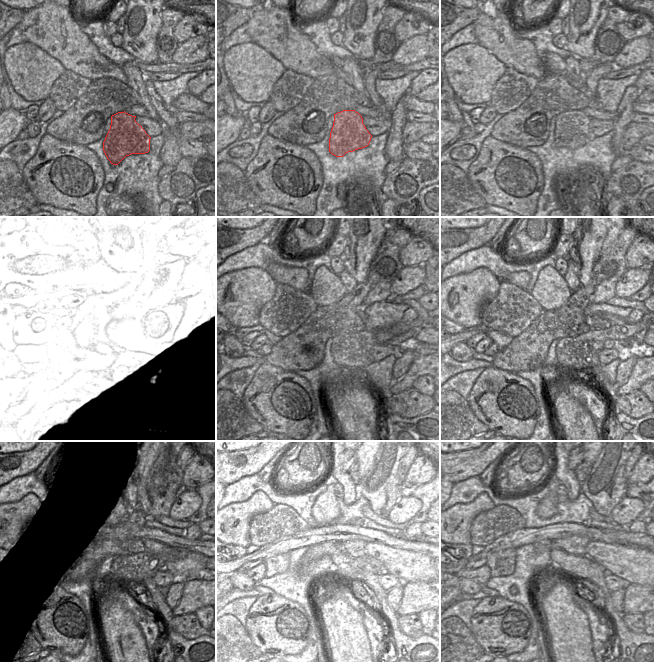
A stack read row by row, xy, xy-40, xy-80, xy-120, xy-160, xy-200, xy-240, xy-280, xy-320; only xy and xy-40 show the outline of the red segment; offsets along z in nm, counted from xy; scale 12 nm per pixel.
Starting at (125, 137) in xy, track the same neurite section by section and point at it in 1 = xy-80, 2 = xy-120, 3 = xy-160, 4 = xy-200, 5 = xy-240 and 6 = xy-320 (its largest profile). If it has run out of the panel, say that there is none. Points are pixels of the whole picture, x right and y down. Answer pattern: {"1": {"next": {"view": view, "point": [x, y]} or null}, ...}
{"1": {"next": {"view": "xy-80", "point": [572, 131]}}, "2": {"next": {"view": "xy-120", "point": [126, 351]}}, "3": {"next": {"view": "xy-160", "point": [352, 351]}}, "4": {"next": {"view": "xy-200", "point": [581, 352]}}, "5": {"next": {"view": "xy-240", "point": [127, 573]}}, "6": {"next": {"view": "xy-320", "point": [571, 575]}}}

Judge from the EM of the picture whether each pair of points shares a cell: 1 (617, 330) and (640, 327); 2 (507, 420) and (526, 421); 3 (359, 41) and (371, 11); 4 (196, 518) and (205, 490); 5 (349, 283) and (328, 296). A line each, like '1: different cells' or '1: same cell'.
1: same cell
2: same cell
3: same cell
4: same cell
5: different cells

